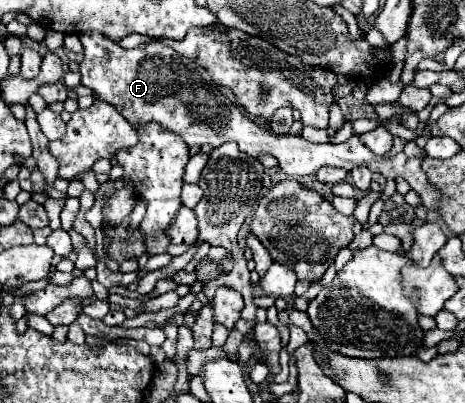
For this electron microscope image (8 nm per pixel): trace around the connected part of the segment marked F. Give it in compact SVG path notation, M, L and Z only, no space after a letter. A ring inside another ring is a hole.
M84 32L79 34L79 39L84 49L84 60L80 64L82 86L94 90L102 100L122 110L124 118L134 126L158 122L164 128L182 136L188 146L212 144L214 148L218 148L222 144L234 142L242 152L250 156L268 152L278 158L280 168L288 176L308 176L322 166L334 166L344 170L366 166L372 172L384 176L386 180L404 178L412 186L412 190L416 190L428 210L436 212L440 208L438 192L434 190L434 186L430 186L426 174L422 174L422 158L408 158L404 152L390 158L376 156L358 140L356 134L342 144L310 144L302 136L282 136L268 132L248 120L212 84L212 78L204 68L200 68L186 56L178 56L170 46L162 42L150 42L132 50L124 50L122 46L118 46L99 32Z

